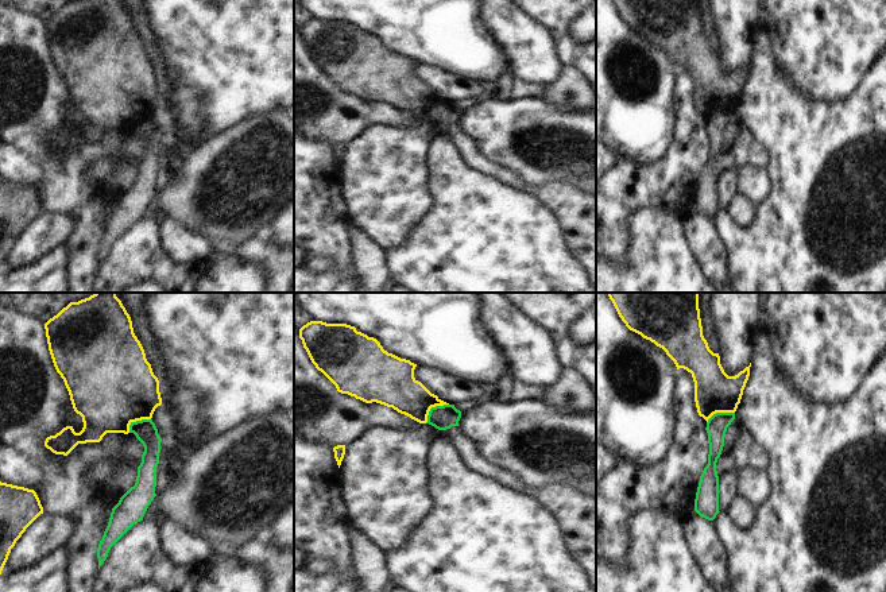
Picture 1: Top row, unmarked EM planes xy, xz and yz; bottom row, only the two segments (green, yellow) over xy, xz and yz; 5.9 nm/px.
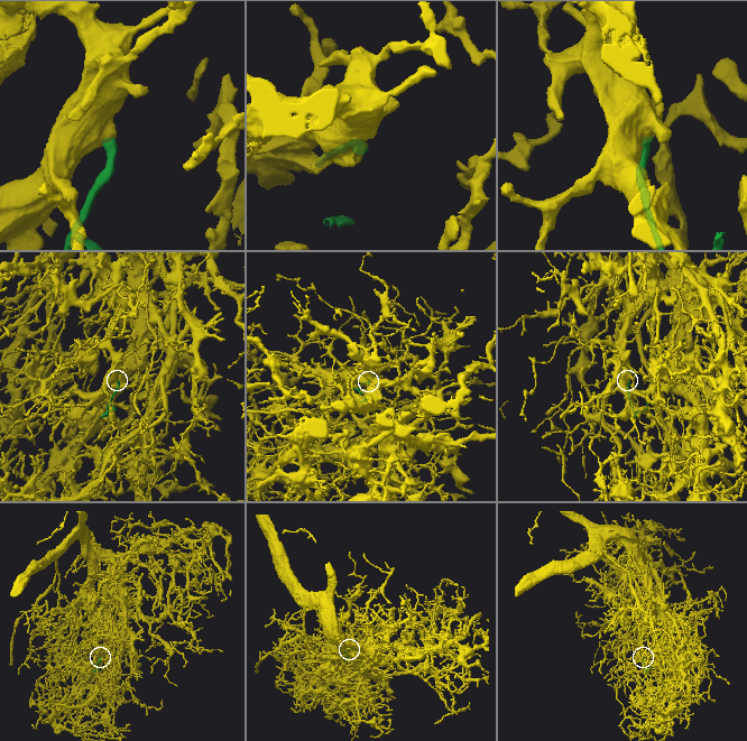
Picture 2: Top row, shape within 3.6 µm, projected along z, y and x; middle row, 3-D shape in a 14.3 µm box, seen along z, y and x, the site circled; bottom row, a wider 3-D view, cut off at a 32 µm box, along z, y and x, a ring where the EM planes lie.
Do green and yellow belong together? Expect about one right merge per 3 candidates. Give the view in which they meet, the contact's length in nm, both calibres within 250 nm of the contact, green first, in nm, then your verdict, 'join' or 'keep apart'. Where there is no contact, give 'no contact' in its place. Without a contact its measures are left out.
contact in xz; length 180 nm; calibres 140 and 240 nm; keep apart

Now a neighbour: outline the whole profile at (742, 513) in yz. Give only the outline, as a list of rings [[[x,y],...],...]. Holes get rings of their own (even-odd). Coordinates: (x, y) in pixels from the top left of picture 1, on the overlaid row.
[[[736,495],[731,502],[727,514],[732,518],[736,527],[744,530],[752,525],[757,510],[744,498]]]

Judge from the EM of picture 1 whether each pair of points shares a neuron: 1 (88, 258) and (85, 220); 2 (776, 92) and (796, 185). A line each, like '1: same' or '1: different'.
1: same
2: same

